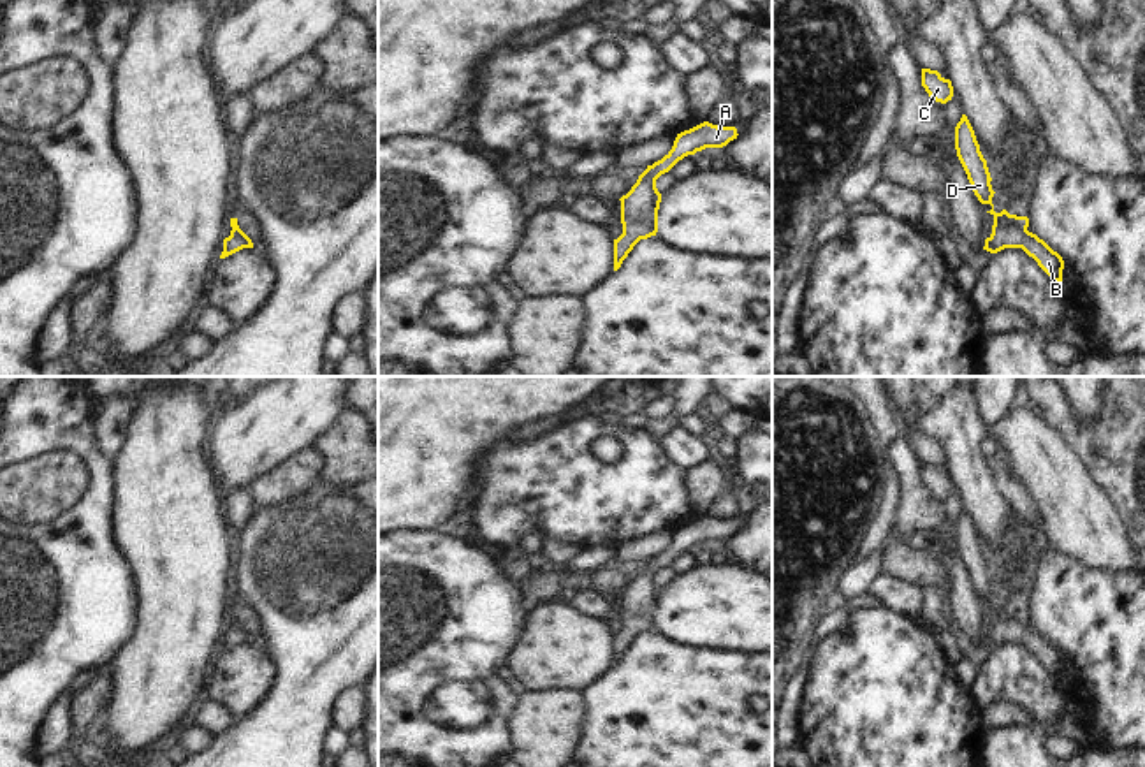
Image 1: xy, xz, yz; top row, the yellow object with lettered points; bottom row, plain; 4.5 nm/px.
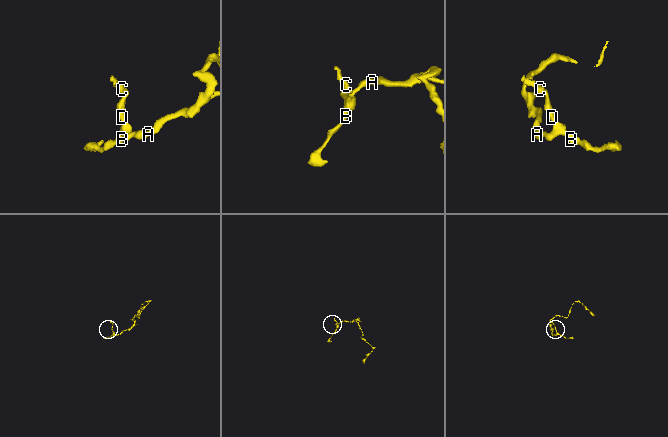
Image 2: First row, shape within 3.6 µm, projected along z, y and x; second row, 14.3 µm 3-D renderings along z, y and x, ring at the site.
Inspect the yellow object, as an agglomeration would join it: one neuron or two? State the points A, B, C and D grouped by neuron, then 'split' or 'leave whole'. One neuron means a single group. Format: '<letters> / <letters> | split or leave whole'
A B C D | leave whole

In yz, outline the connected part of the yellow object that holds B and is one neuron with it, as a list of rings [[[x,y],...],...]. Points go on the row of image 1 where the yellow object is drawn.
[[[962,114],[955,127],[955,150],[974,195],[981,204],[992,206],[987,213],[994,216],[994,225],[983,250],[997,253],[1004,248],[1022,248],[1054,281],[1061,283],[1064,260],[1043,239],[1027,230],[1029,218],[1010,215],[1006,209],[1001,213],[994,211],[992,197],[995,192],[990,185],[992,178],[966,114]]]

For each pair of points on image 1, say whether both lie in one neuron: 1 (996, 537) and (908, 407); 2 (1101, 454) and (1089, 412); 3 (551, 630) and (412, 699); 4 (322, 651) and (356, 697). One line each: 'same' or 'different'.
1: different
2: different
3: different
4: different

